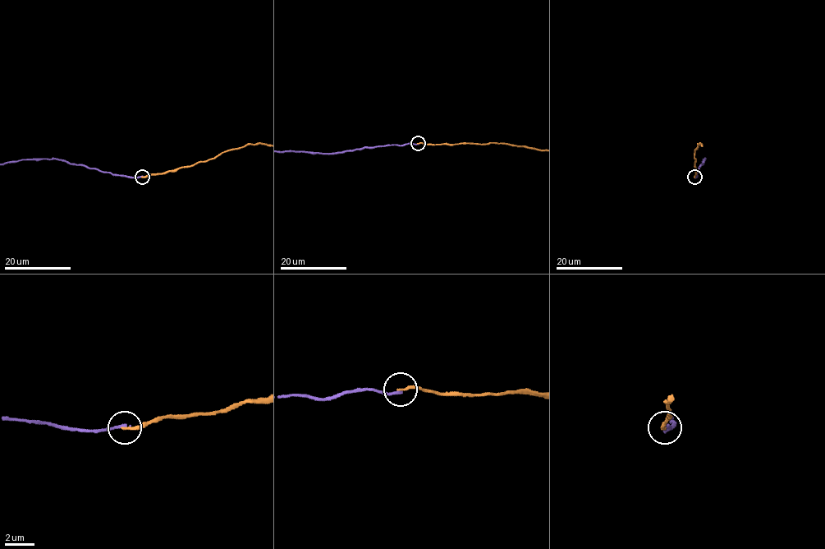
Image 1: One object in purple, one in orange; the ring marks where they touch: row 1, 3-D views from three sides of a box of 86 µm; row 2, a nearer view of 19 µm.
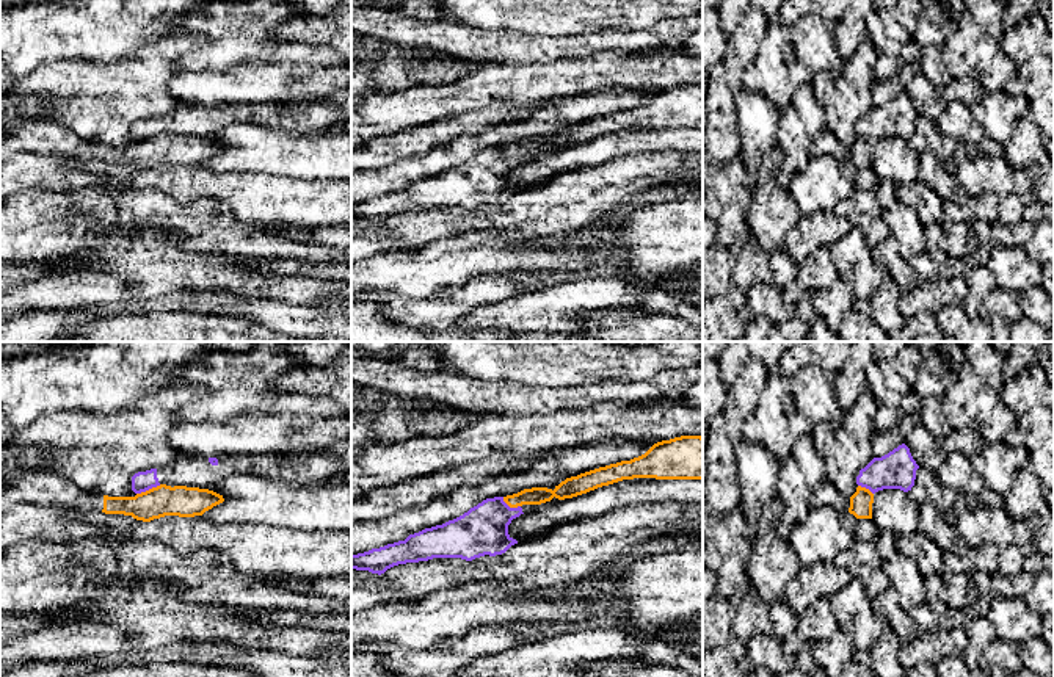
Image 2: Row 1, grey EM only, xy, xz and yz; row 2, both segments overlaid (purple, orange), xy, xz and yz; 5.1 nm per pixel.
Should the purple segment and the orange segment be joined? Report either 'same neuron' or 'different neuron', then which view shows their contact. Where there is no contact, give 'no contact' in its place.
different neuron | xy

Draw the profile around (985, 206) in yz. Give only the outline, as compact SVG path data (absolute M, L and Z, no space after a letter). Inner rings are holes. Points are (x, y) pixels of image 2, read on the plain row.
M983 193L961 205L944 202L944 221L963 221L969 226L974 219L980 219L993 224L998 221L999 199L994 193Z

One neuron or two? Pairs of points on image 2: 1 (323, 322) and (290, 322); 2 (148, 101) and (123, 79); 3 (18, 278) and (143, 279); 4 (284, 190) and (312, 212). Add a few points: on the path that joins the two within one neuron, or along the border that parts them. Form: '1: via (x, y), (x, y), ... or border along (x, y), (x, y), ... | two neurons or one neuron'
1: via (316, 322), (298, 322) | one neuron
2: via (141, 94), (129, 85) | one neuron
3: border along (61, 271), (43, 275), (22, 287) | two neurons
4: via (290, 195), (295, 195), (306, 206) | one neuron

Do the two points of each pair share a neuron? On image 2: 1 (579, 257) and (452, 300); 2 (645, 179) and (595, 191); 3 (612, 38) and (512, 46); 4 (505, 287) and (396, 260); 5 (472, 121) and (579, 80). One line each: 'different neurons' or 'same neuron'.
1: different neurons
2: same neuron
3: same neuron
4: different neurons
5: different neurons

